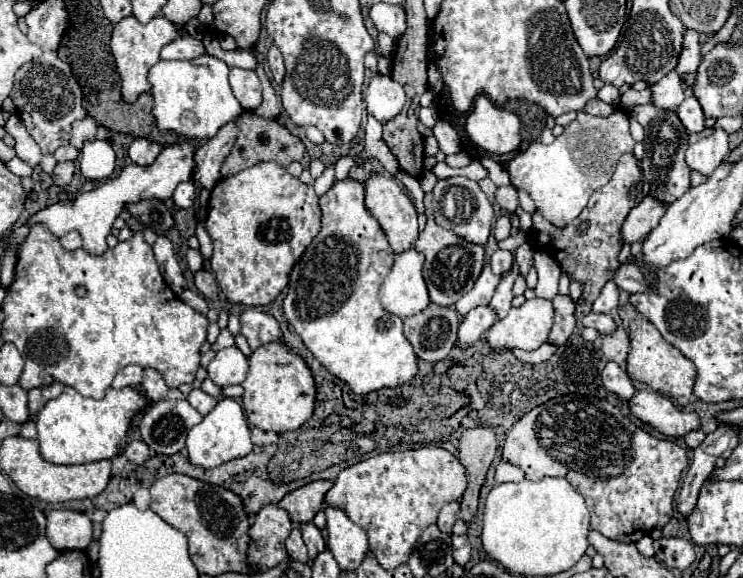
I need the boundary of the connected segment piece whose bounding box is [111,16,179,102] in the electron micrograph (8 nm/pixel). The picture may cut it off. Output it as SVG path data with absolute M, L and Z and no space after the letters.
M127 16L119 24L115 24L113 34L111 34L111 52L113 52L115 64L117 64L117 72L123 80L121 92L123 92L125 102L135 102L139 98L139 94L151 90L147 72L153 64L159 62L161 48L165 44L173 42L177 36L179 36L177 26L173 22L169 22L165 16L157 16L149 24L141 24L135 16Z

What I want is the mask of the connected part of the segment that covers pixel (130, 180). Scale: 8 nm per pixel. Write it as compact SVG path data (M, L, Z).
M189 140L165 146L151 166L131 164L117 178L107 180L105 184L101 184L95 190L89 190L85 194L75 196L73 202L57 202L57 204L51 204L51 206L39 210L35 216L29 218L27 226L21 226L21 228L13 230L9 234L7 242L13 244L13 246L19 246L25 240L25 236L29 232L29 226L35 224L35 222L43 222L43 224L47 224L47 228L55 236L65 236L71 230L79 230L81 238L83 238L83 248L89 254L93 254L93 256L103 256L105 250L107 250L105 238L111 234L113 220L117 218L117 214L123 208L123 204L139 202L139 200L145 200L145 198L157 198L157 200L171 198L175 188L177 188L177 184L193 180L193 174L195 174L195 152L197 152L197 148Z

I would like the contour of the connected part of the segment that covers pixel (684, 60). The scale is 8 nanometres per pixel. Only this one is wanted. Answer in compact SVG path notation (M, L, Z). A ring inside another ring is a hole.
M687 30L683 36L683 50L679 54L679 64L677 64L677 72L687 80L687 96L691 96L691 84L695 80L695 70L701 62L699 56L699 32L697 30Z

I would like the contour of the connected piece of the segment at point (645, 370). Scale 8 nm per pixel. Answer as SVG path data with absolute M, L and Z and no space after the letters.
M633 304L621 306L619 316L631 338L631 348L629 348L629 356L627 356L627 374L633 380L643 382L643 384L651 386L653 390L673 398L677 404L687 406L693 396L695 364L689 358L685 358L673 344L669 344L647 318L639 318L639 312Z

